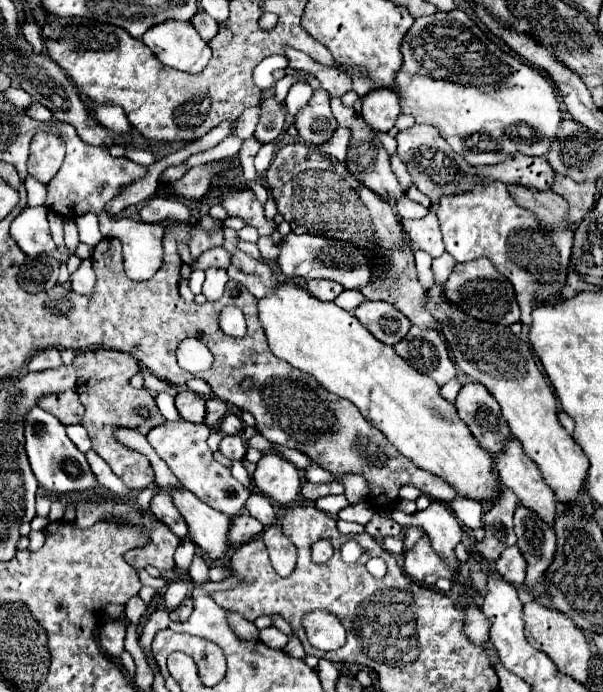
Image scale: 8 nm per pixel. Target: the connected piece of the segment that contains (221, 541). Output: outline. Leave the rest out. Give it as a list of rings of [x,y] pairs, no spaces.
[[[182,486],[160,490],[168,490],[168,494],[172,496],[174,506],[188,524],[188,532],[194,544],[198,544],[214,560],[222,558],[228,548],[226,534],[230,518],[226,514],[220,514],[218,510],[212,510],[208,504],[200,502],[200,498],[196,498],[190,490],[184,490]]]

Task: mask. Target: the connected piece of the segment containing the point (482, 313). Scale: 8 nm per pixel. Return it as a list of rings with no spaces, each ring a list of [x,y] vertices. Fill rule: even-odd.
[[[476,258],[466,264],[456,264],[454,272],[444,284],[444,294],[450,302],[456,302],[460,308],[464,308],[464,312],[478,320],[496,322],[502,326],[510,326],[520,320],[520,308],[512,284],[492,266],[488,258]]]

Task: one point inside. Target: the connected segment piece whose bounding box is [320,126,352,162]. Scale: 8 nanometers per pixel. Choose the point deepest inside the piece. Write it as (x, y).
(338, 146)

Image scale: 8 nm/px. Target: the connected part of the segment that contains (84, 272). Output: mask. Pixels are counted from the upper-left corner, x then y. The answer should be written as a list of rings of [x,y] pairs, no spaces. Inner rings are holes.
[[[90,258],[82,260],[80,268],[70,276],[70,284],[72,284],[72,290],[74,290],[76,294],[82,294],[82,296],[92,296],[92,294],[94,294],[96,274],[94,274],[92,260],[90,260]]]

